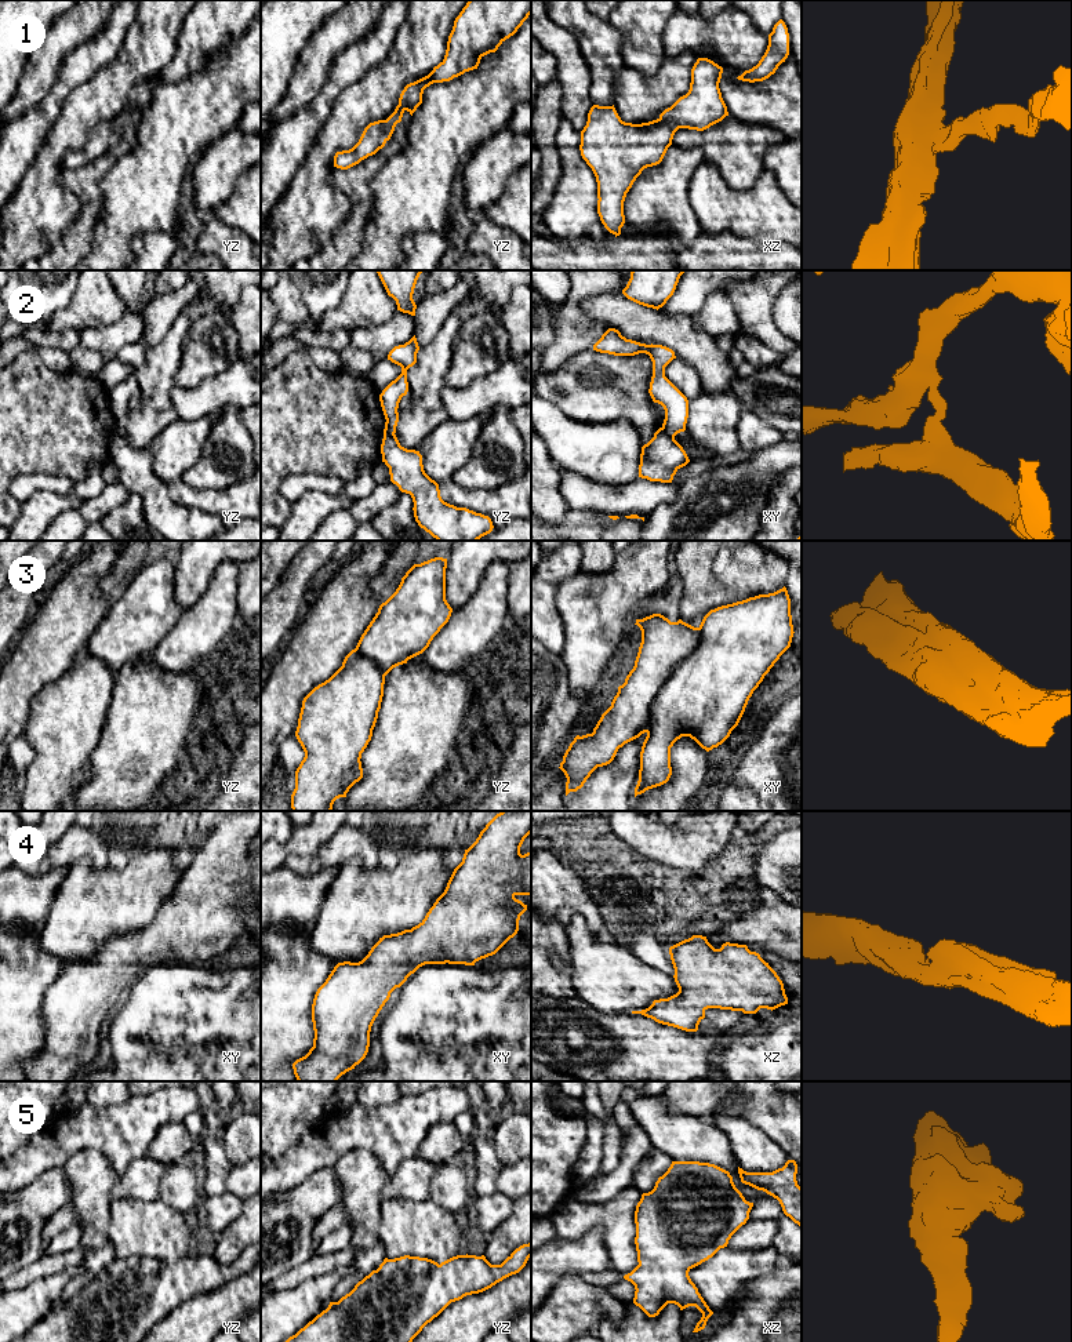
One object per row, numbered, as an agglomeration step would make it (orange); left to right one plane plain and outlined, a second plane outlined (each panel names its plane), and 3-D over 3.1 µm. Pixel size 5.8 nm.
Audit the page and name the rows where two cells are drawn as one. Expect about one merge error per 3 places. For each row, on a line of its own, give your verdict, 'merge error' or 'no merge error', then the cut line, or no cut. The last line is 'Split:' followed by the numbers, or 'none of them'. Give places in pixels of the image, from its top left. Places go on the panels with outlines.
1: no merge error | no cut
2: merge error | xy (662, 426), (673, 437)
3: merge error | xy (698, 628), (697, 646), (675, 666), (657, 694), (646, 731)
4: no merge error | no cut
5: no merge error | no cut
Split: 2, 3

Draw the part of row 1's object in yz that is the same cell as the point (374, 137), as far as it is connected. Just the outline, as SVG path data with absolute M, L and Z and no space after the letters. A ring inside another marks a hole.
M469 0L454 21L444 59L428 76L404 87L399 105L386 120L370 123L352 149L337 152L334 167L348 170L375 154L390 139L403 113L407 110L413 116L422 103L426 87L477 69L480 59L495 52L530 14L531 0Z

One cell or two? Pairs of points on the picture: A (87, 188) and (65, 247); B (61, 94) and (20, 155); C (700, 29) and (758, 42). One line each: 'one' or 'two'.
A: one
B: one
C: one

